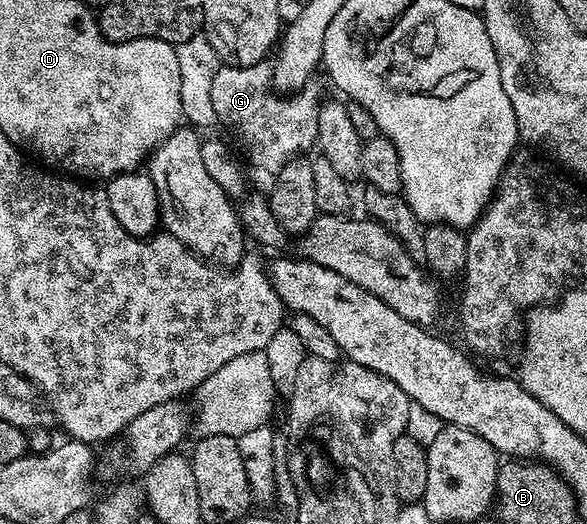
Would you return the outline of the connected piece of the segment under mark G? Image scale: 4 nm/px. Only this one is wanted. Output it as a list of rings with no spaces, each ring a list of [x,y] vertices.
[[[266,61],[258,62],[255,66],[220,65],[219,71],[213,76],[213,112],[220,123],[224,122],[233,133],[239,137],[243,150],[247,153],[246,161],[264,170],[268,176],[274,176],[287,162],[298,159],[302,150],[316,145],[317,116],[321,105],[321,97],[308,84],[302,90],[282,95],[276,92],[271,84],[271,66]]]

